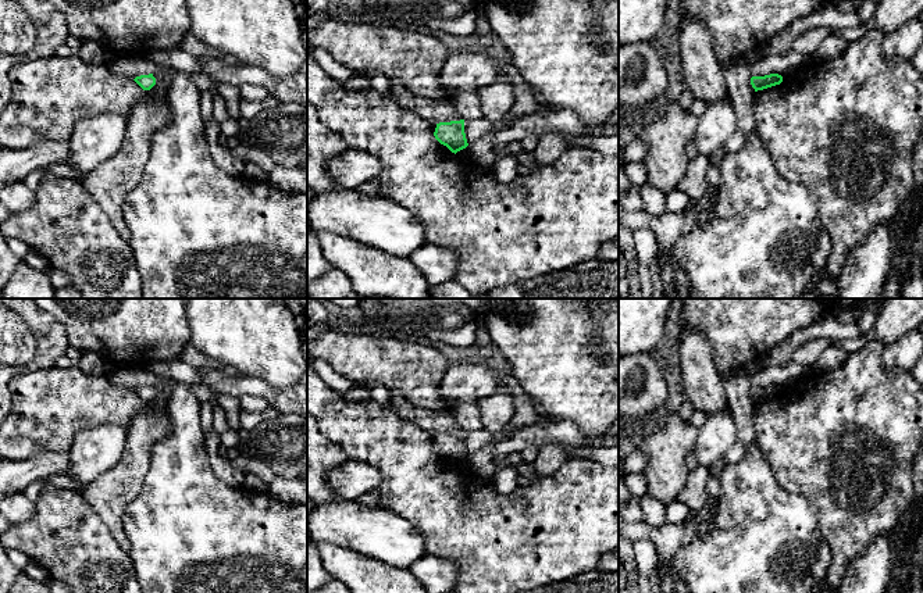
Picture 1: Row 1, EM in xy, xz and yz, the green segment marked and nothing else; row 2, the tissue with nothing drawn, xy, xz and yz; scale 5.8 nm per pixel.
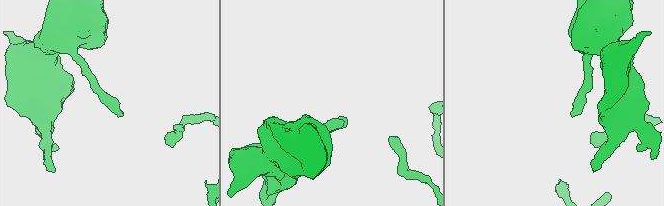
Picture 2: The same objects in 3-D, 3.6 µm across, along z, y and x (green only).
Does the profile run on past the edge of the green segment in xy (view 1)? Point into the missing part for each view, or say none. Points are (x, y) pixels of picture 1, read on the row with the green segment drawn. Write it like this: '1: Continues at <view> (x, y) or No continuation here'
1: No continuation here

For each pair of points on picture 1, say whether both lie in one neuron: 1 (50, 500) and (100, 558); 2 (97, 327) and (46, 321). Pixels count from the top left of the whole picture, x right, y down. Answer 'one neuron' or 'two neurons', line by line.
1: one neuron
2: two neurons

